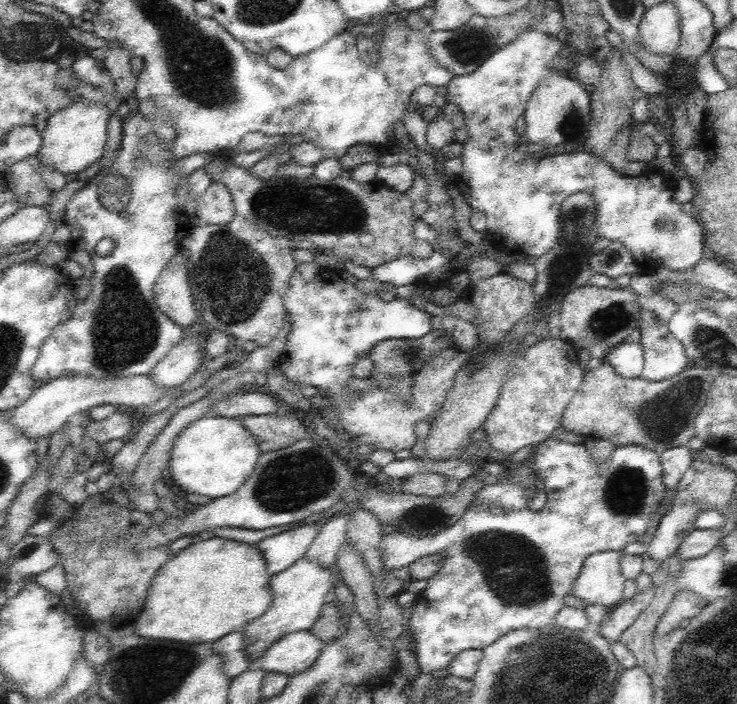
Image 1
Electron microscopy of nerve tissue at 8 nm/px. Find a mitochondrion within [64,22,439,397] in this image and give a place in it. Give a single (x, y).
(125, 331)

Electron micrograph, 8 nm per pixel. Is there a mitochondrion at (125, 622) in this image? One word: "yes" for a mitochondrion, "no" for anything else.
no

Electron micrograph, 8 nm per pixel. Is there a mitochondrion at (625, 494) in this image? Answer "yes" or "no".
yes

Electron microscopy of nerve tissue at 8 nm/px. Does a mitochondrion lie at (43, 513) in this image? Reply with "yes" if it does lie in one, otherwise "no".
no

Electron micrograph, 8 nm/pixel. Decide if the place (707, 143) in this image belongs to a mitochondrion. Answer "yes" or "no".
no

